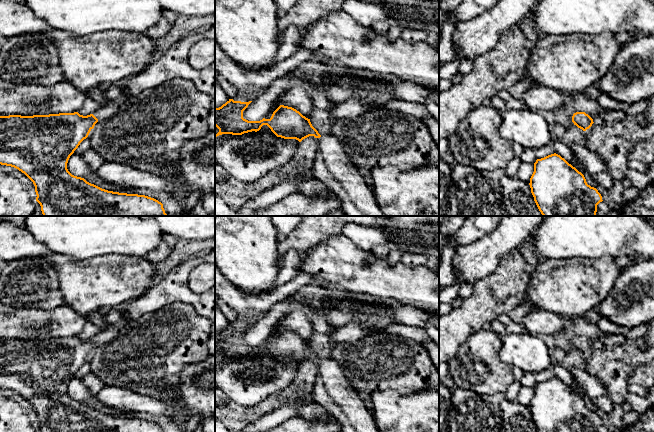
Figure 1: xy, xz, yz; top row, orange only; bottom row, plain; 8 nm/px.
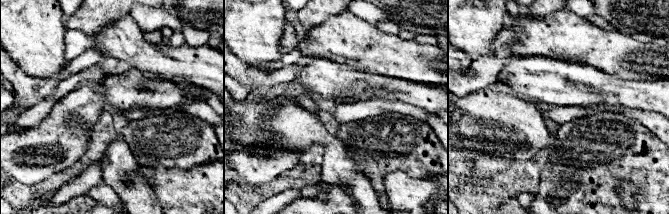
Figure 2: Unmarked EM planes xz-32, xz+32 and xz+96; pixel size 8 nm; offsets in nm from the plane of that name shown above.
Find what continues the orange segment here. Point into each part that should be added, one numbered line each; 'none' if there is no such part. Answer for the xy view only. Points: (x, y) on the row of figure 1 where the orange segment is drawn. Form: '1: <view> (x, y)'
1: xy (109, 108)

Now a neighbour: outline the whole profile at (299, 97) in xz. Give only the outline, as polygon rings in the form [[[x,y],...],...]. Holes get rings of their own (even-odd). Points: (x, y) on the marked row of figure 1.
[[[298,83],[292,89],[284,91],[271,105],[265,119],[270,119],[273,112],[280,106],[288,106],[299,111],[303,116],[310,119],[314,110],[311,92],[304,84]]]

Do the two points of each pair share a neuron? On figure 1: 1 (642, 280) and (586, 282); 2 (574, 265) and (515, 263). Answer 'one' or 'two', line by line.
1: two
2: two

